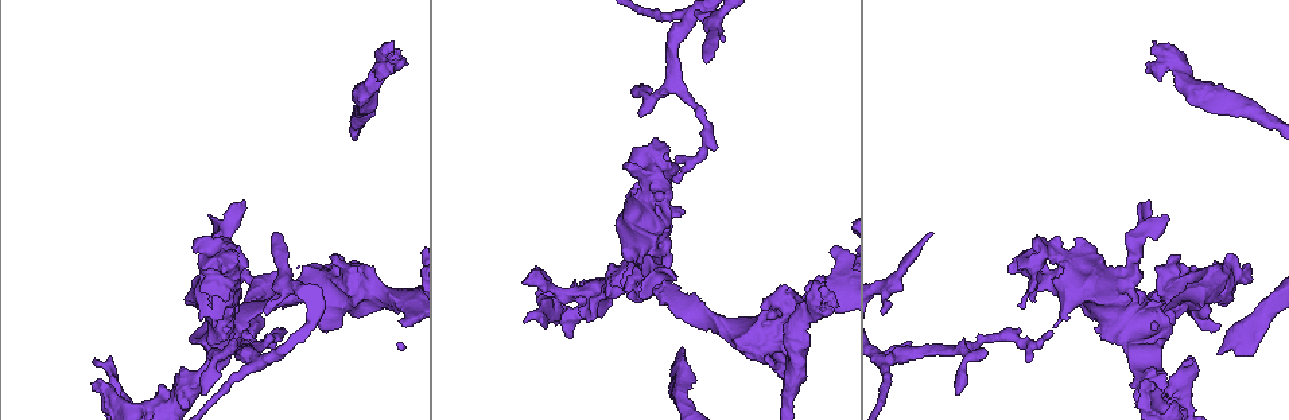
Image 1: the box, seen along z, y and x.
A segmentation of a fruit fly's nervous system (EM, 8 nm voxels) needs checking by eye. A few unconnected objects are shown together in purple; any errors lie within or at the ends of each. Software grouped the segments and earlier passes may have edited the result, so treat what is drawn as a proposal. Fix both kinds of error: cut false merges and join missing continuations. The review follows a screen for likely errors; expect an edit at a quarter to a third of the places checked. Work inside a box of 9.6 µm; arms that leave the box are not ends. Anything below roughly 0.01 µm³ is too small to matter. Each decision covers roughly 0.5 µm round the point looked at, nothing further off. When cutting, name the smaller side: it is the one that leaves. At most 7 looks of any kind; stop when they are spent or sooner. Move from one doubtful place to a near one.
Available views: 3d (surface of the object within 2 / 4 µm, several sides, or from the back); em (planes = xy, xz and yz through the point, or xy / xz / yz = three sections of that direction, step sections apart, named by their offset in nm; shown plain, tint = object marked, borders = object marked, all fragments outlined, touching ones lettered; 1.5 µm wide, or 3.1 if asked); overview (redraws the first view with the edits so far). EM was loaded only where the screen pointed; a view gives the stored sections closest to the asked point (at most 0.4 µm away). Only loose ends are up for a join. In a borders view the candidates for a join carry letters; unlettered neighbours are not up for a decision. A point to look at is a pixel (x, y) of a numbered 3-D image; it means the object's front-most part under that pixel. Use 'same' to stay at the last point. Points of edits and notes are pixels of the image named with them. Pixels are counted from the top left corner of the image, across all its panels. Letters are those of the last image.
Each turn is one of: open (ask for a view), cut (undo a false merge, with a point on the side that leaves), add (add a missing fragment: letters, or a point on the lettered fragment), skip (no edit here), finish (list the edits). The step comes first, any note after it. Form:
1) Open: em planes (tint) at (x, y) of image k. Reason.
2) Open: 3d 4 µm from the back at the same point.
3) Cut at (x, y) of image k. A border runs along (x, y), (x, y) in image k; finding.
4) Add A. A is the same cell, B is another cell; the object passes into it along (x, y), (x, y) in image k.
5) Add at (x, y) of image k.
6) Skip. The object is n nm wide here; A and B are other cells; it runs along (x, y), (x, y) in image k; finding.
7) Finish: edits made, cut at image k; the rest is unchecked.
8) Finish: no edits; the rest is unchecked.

Open: 3d 2 µm at (1190, 363) of image 1. An open end.

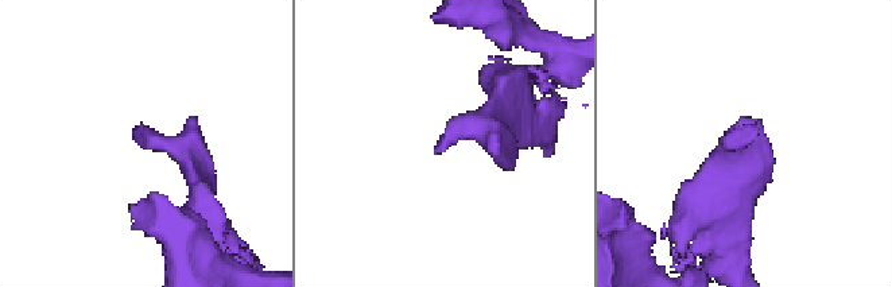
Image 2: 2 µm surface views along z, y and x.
Open: em planes (borders) at (440, 153) of image 2. Need the tissue.

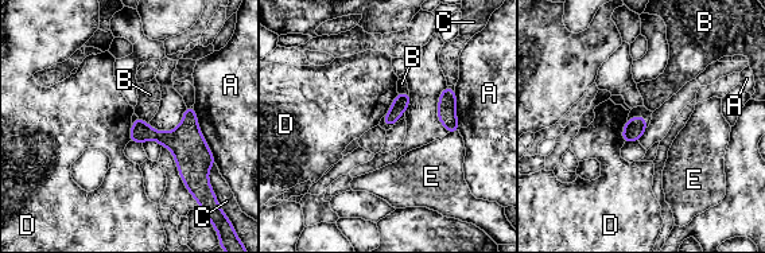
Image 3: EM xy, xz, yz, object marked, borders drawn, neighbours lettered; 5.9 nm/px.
Skip. The longest contact is with A, 340 nm; A, B, C, D and E are other cells; a border runs along (626, 120), (622, 128), (624, 143) in image 3; no lettered fragment goes on from it.

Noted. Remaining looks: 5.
Open: em planes (borders) at (659, 266) of image 1. Sharp bend.

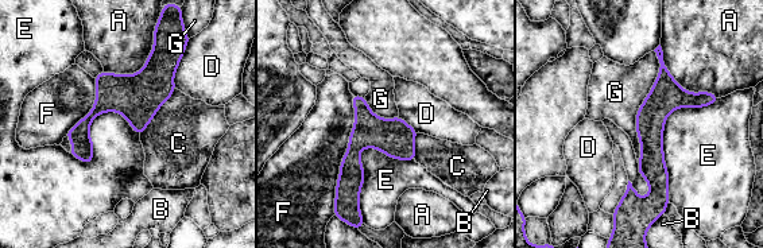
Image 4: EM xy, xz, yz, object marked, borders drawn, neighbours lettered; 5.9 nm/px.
Skip. A, B, C, D, E, F and G are other cells; it runs along (662, 68), (654, 193), (635, 202) in image 4; all the same cell.

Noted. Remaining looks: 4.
Open: em planes (borders) at (385, 63) of image 1. Sharp bend.

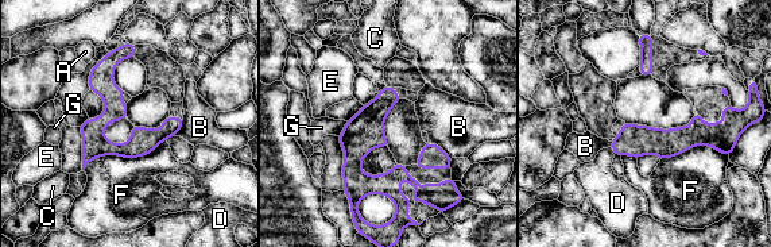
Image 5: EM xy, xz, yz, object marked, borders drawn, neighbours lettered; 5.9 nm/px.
Skip. A, B, C, D, E, F and G are other cells; it runs along (130, 46), (107, 66), (109, 114), (85, 159) in image 5; all the same cell.

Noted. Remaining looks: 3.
Finish: no edits; the rest is unchecked.

